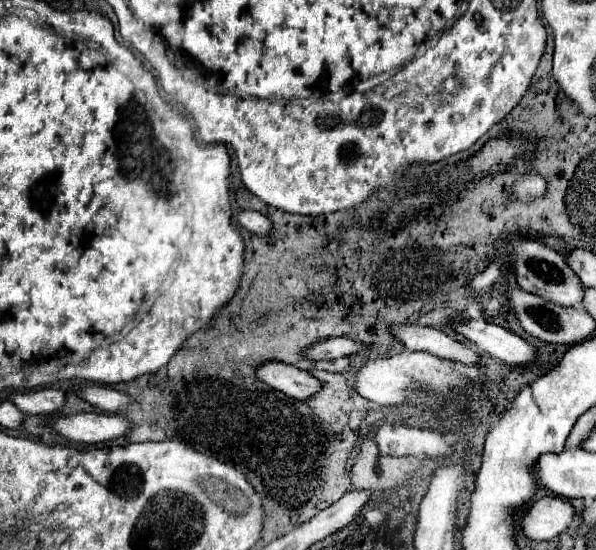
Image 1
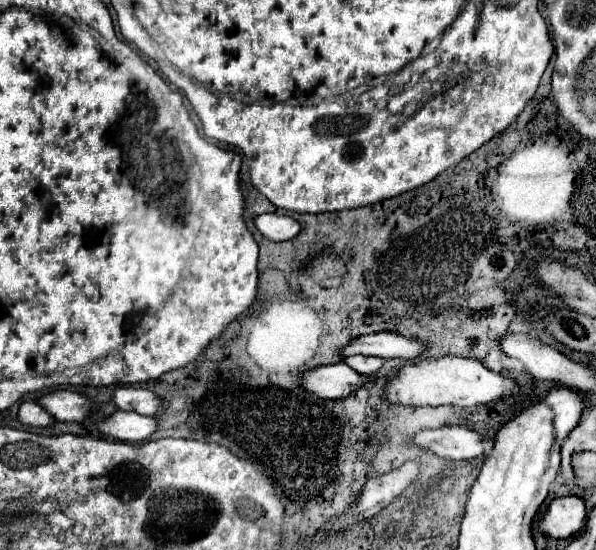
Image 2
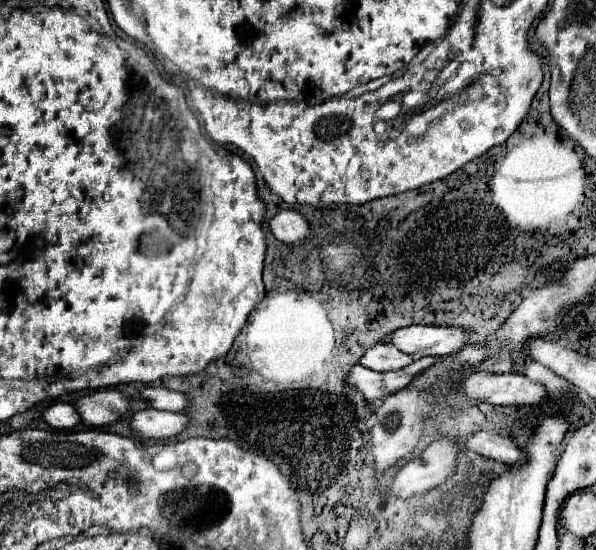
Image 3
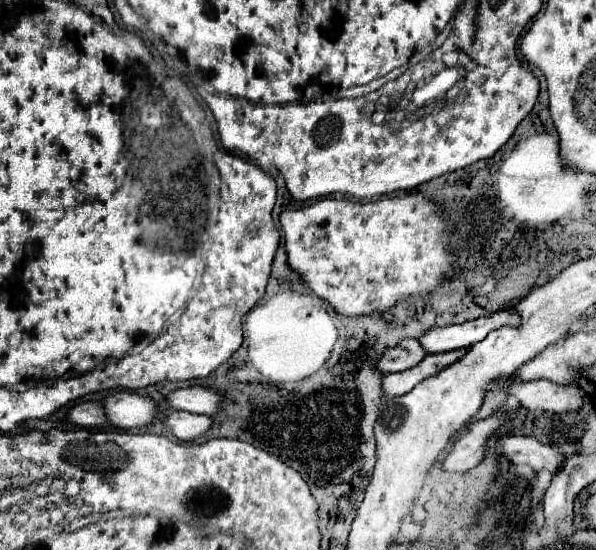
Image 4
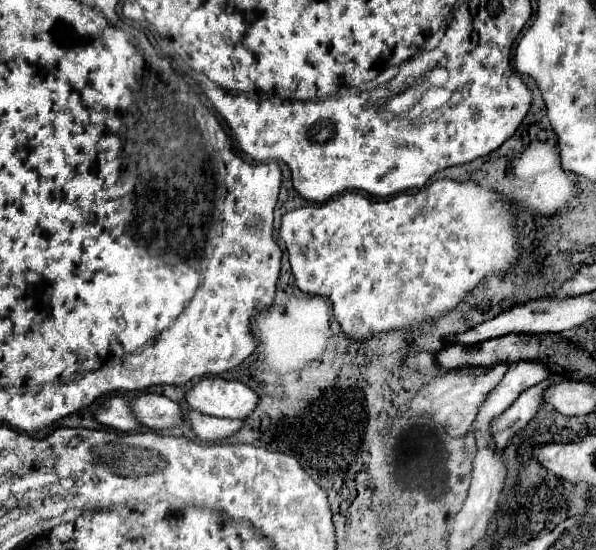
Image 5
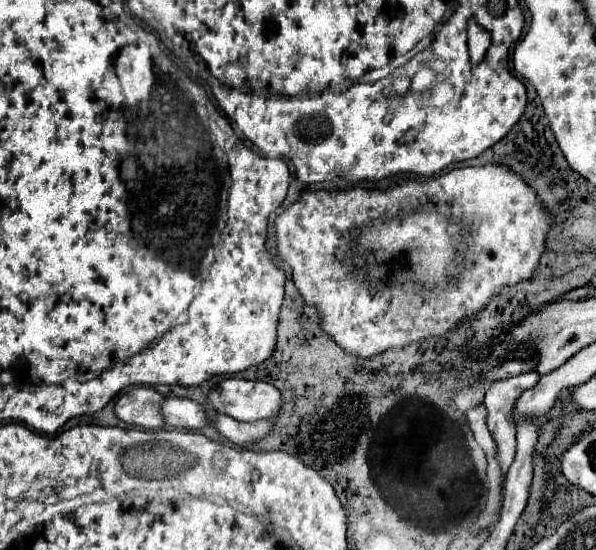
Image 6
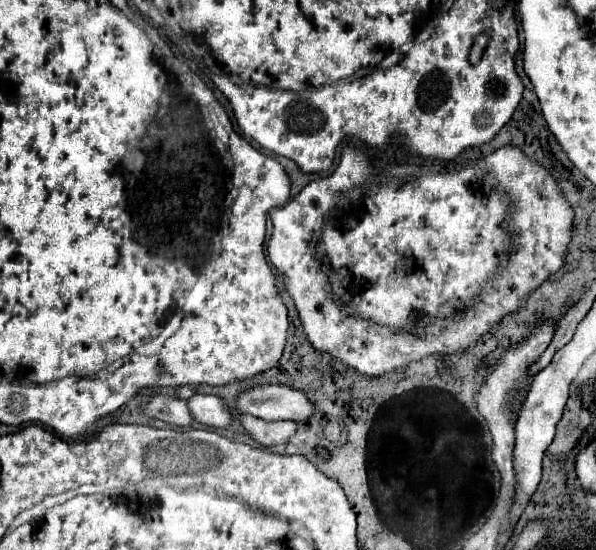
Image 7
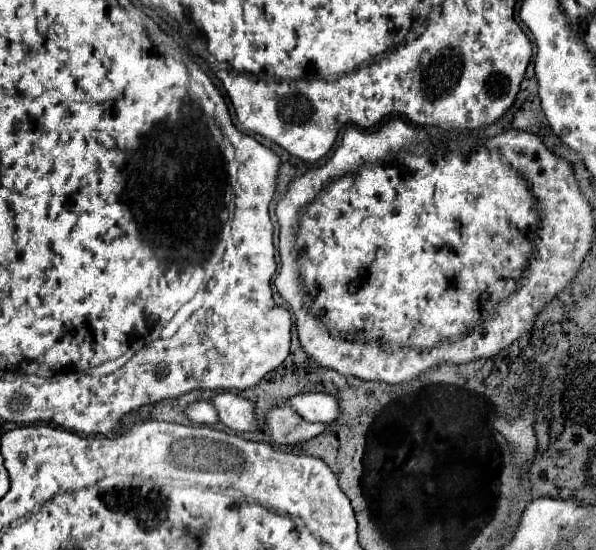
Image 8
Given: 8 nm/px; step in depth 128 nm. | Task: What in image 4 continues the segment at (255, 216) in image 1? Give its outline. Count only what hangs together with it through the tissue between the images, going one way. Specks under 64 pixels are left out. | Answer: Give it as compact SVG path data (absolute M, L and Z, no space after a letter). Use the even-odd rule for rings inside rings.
M406 194L400 198L382 198L378 202L368 202L368 204L354 204L348 200L318 200L312 206L304 206L298 210L284 210L280 214L280 224L284 230L284 238L286 238L286 252L288 252L288 264L306 280L306 284L314 290L314 294L318 294L320 298L328 300L336 312L344 314L344 316L360 316L360 314L370 314L370 312L382 312L386 308L390 308L396 300L402 300L406 296L424 296L430 294L444 278L450 278L450 274L454 272L454 268L450 268L454 264L454 256L448 250L448 236L452 234L452 228L448 228L442 220L442 214L438 212L436 204L432 200L422 198L420 194Z

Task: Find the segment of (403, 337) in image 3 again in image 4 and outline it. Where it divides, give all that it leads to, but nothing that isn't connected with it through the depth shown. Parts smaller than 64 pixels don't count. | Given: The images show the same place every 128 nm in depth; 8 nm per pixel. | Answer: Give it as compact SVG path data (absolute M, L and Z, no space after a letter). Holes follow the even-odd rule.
M502 310L484 318L468 320L464 324L454 324L454 326L444 326L444 328L430 328L422 334L420 344L426 350L426 354L438 354L438 352L448 352L448 350L460 350L460 348L470 348L472 344L484 340L490 330L504 326L504 324L514 324L518 326L520 318L514 316L510 310Z

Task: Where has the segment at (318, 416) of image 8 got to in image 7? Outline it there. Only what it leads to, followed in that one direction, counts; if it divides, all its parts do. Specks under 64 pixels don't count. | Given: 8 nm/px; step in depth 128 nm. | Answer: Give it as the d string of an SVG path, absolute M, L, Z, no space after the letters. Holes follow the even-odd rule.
M262 384L240 392L234 408L242 414L272 420L308 420L314 414L314 406L306 394L280 384Z

